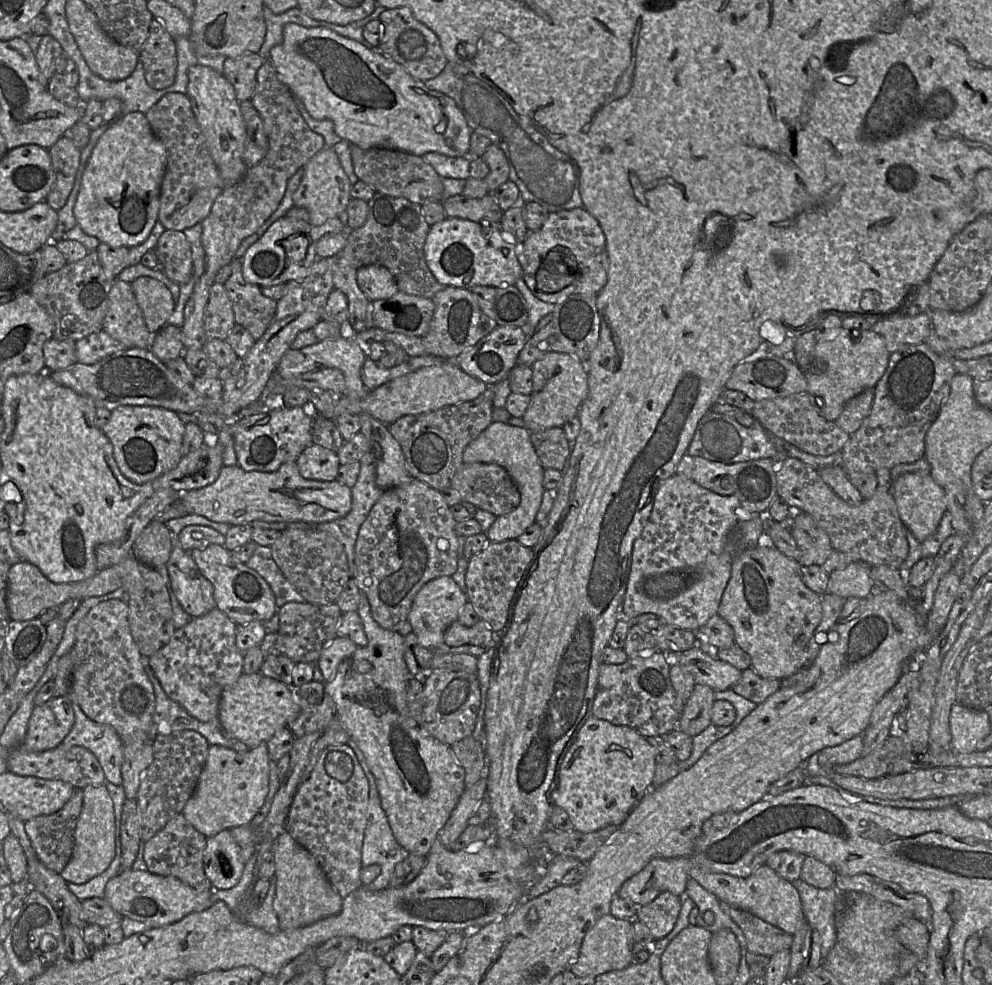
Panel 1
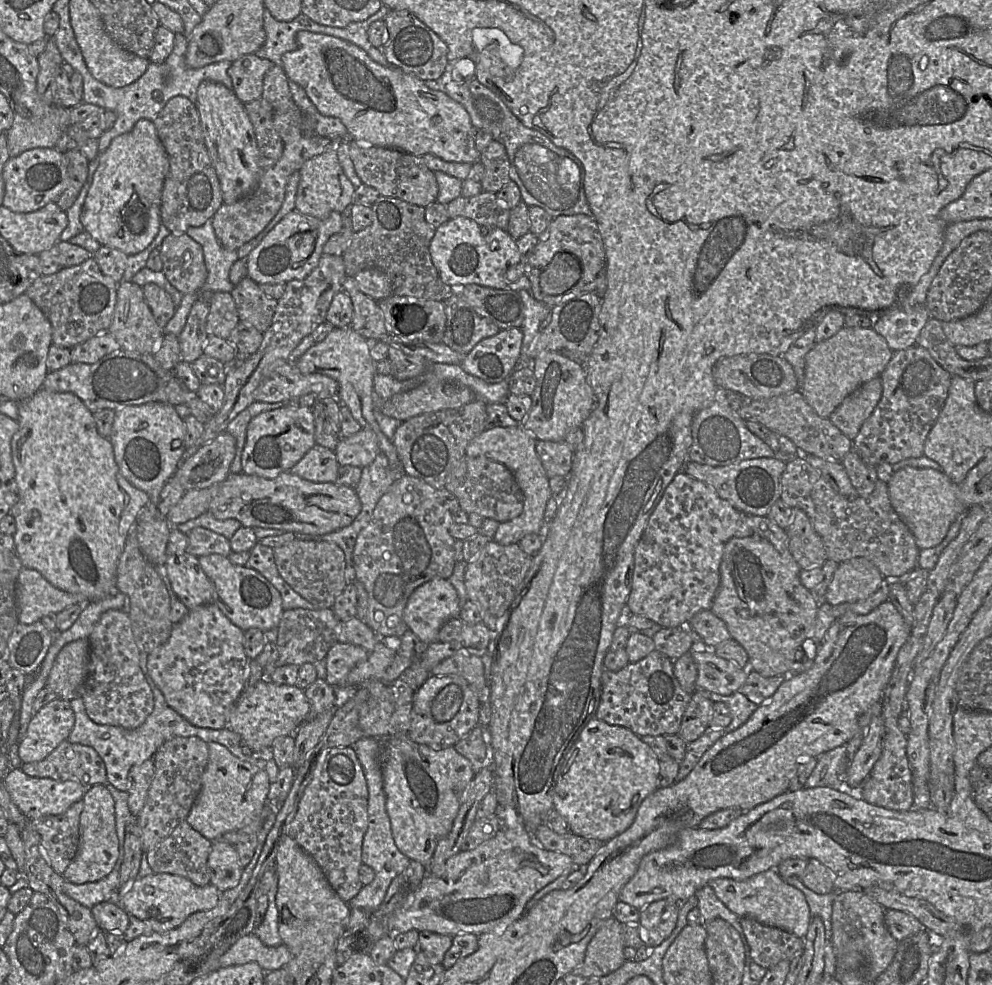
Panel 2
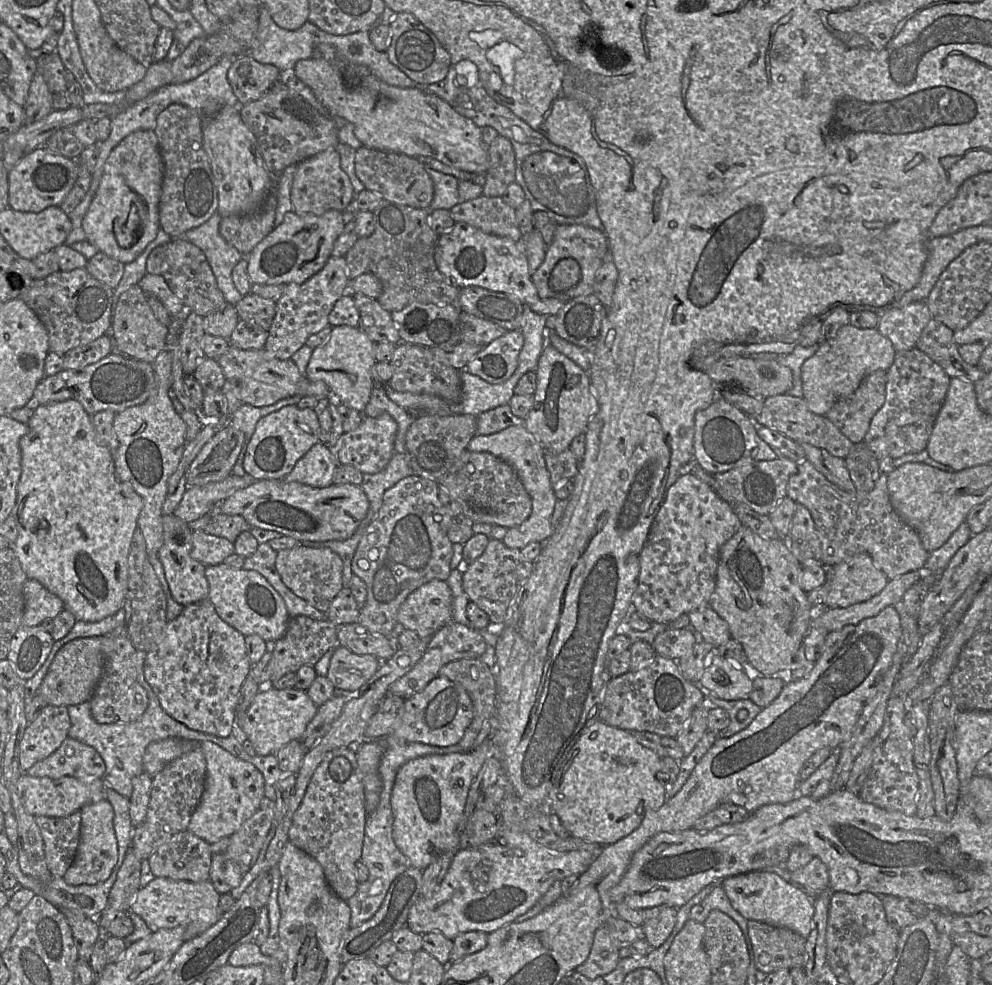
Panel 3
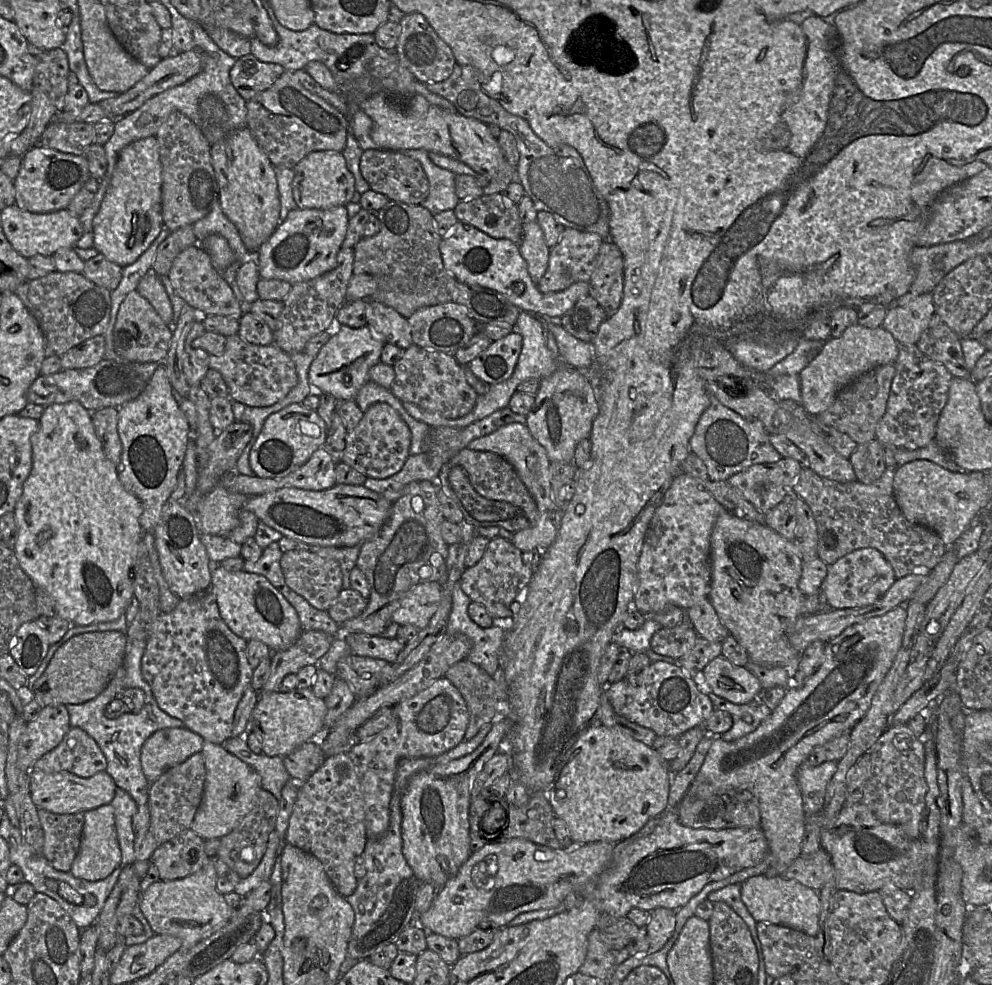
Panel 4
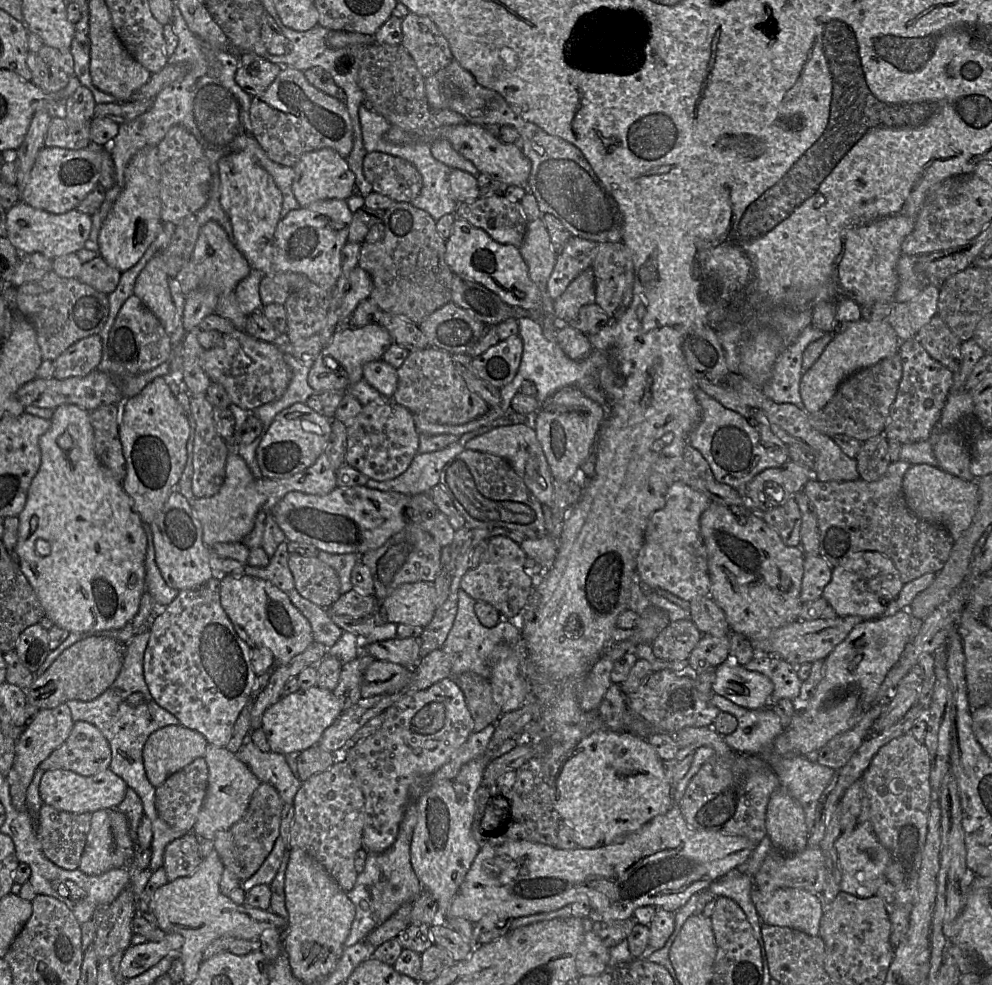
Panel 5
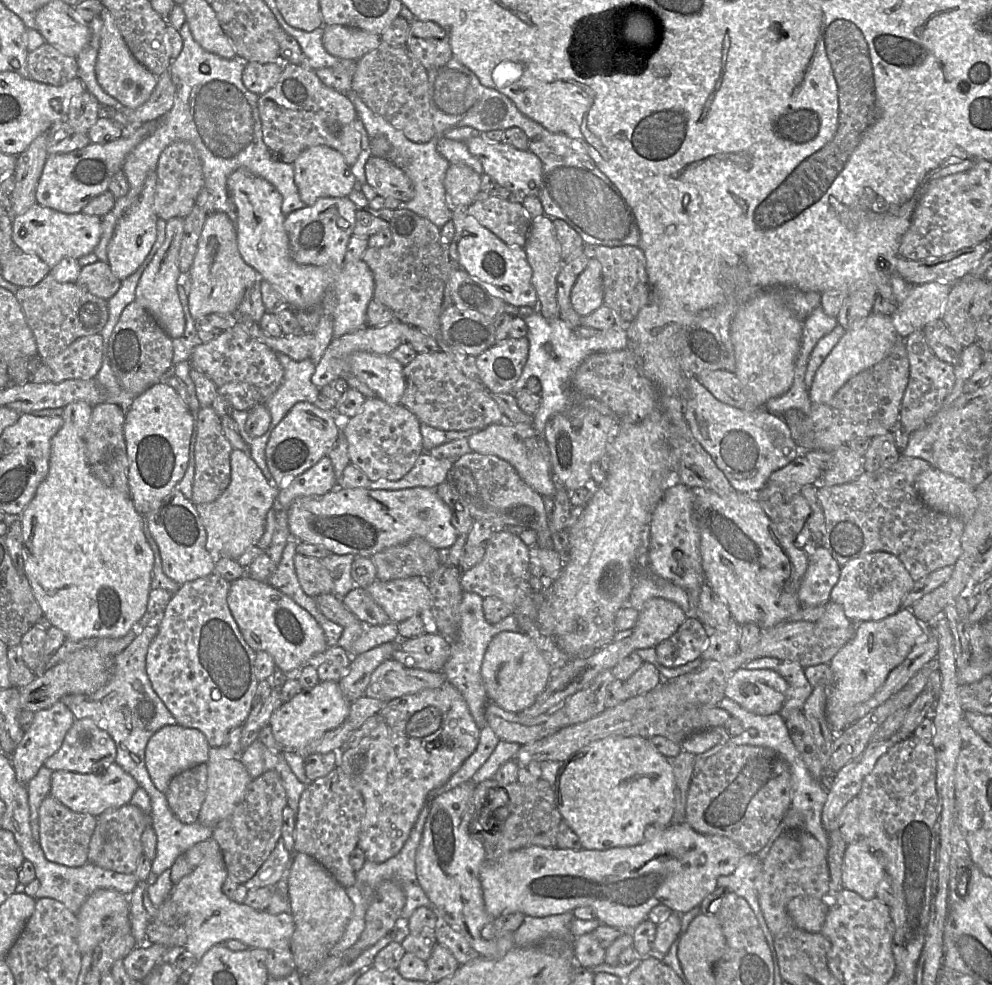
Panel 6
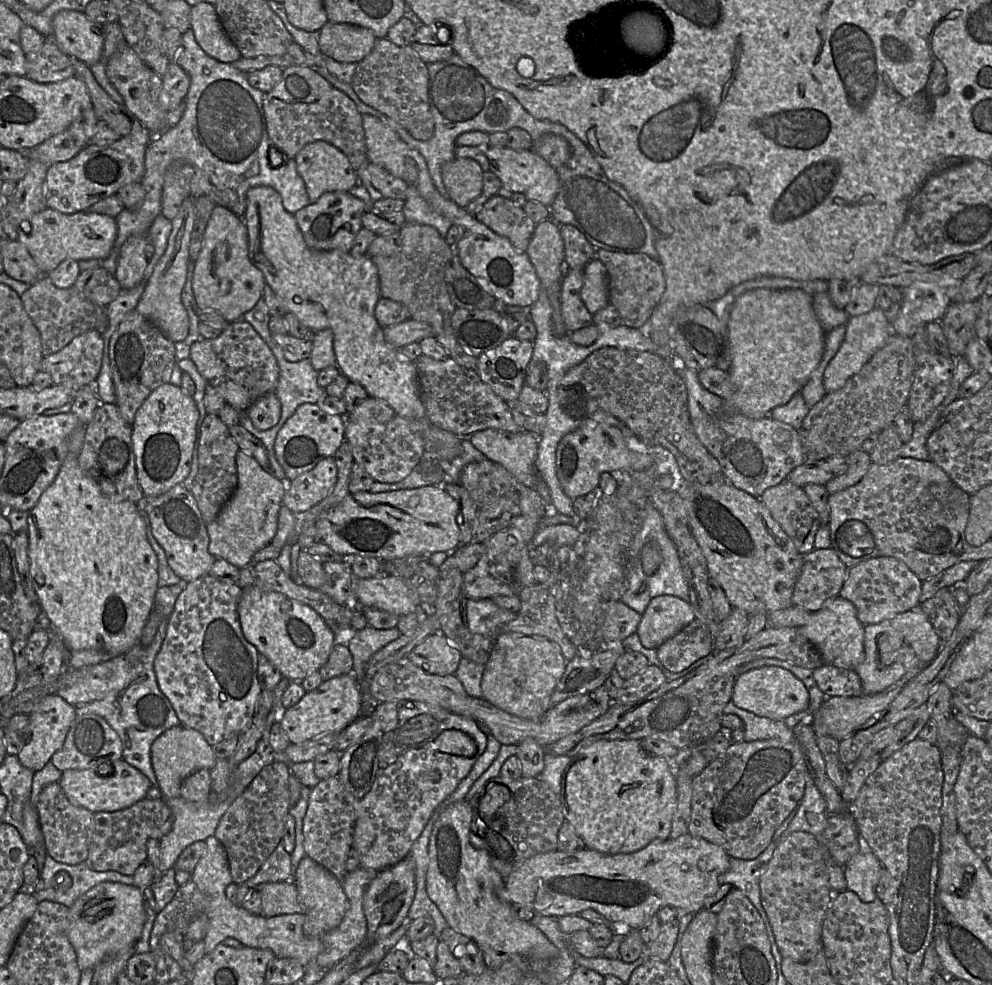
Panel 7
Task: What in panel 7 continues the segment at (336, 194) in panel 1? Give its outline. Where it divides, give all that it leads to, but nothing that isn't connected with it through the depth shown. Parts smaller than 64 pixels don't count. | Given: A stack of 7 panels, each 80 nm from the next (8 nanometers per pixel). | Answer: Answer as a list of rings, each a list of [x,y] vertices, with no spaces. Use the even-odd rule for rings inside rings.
[[[325,141],[304,146],[297,153],[295,162],[311,204],[324,193],[348,192],[357,183],[356,171],[347,156]]]

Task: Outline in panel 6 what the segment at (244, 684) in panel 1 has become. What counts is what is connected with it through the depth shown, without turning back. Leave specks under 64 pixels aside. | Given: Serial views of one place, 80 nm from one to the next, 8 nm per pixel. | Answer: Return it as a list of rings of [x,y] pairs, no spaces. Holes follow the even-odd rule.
[[[319,682],[310,690],[302,690],[289,702],[283,703],[271,716],[268,726],[284,751],[304,750],[326,732],[337,728],[347,718],[351,703],[344,697],[339,683]]]

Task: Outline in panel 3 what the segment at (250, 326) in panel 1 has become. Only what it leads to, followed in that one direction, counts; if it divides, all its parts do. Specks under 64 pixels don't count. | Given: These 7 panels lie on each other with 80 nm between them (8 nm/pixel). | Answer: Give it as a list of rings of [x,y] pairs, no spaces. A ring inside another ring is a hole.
[[[252,292],[243,296],[235,304],[235,308],[240,319],[257,325],[267,332],[271,328],[277,311],[276,302]]]

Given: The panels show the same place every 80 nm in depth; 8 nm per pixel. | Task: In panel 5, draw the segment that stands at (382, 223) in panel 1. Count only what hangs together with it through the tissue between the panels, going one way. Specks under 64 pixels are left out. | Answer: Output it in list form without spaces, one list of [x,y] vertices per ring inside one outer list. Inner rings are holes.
[[[394,202],[382,218],[385,226],[384,237],[374,243],[361,243],[358,265],[367,271],[373,281],[373,289],[369,299],[380,310],[401,317],[406,317],[419,325],[434,311],[452,302],[452,278],[454,273],[445,261],[446,240],[436,229],[436,221],[431,215],[416,208],[410,202]]]

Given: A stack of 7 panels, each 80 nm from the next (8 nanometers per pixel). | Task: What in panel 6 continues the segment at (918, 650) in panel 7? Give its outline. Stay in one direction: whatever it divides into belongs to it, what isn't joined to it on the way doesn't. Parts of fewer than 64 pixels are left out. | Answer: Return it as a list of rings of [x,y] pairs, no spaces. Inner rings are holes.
[[[911,608],[898,612],[880,621],[856,623],[855,633],[829,663],[835,681],[828,689],[826,718],[834,733],[841,733],[847,727],[844,711],[869,700],[884,684],[889,673],[900,665],[911,649],[925,639],[929,625],[922,624]]]

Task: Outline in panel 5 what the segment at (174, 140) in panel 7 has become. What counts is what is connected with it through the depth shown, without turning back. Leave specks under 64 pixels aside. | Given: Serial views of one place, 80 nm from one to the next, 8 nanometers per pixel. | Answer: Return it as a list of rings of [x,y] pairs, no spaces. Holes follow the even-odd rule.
[[[176,4],[173,5],[172,26],[173,32],[178,37],[178,45],[169,57],[169,63],[188,63],[189,73],[182,81],[172,83],[156,95],[152,107],[147,112],[129,122],[119,124],[116,137],[103,147],[111,154],[115,174],[118,176],[118,186],[122,191],[125,169],[131,158],[145,146],[158,146],[172,126],[185,127],[202,146],[212,174],[210,196],[207,203],[195,214],[197,222],[202,227],[209,221],[216,221],[235,244],[232,224],[220,203],[218,161],[229,154],[247,151],[271,175],[281,191],[281,219],[291,210],[301,207],[292,191],[294,168],[272,161],[253,136],[249,114],[252,96],[243,91],[235,81],[239,55],[228,49],[212,48],[193,34]]]

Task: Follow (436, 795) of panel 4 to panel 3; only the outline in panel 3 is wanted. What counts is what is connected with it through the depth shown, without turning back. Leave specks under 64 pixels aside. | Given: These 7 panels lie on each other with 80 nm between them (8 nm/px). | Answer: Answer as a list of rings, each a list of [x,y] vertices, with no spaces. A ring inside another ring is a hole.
[[[486,738],[472,751],[427,755],[412,759],[398,769],[390,798],[394,817],[393,840],[401,853],[408,858],[411,866],[423,872],[440,855],[460,850],[460,836],[465,827],[464,810],[469,788],[484,762],[493,753],[494,744],[491,738]]]

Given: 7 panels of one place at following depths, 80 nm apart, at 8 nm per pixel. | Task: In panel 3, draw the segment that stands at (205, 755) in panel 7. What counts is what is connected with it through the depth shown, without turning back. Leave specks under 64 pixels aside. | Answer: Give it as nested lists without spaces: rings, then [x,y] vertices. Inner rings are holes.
[[[167,738],[151,742],[143,754],[142,763],[144,772],[154,777],[168,763],[194,750],[201,743],[182,738]]]

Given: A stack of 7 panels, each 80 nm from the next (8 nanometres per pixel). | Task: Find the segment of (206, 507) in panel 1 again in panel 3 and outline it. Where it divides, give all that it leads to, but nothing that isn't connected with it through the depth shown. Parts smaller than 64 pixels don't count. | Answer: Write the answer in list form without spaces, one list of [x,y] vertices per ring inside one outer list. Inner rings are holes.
[[[283,478],[256,480],[224,499],[219,508],[223,514],[242,516],[251,527],[273,530],[300,541],[322,542],[349,539],[365,518],[369,502],[360,485],[332,484],[325,488],[315,488],[299,482],[286,482]]]

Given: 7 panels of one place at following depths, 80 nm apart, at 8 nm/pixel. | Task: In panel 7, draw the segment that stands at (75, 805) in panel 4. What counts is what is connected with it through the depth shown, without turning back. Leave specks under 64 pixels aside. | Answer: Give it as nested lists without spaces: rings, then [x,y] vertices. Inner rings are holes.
[[[123,759],[112,764],[98,765],[94,769],[63,771],[59,784],[72,804],[92,813],[114,812],[128,808],[146,798],[152,787],[144,774]]]

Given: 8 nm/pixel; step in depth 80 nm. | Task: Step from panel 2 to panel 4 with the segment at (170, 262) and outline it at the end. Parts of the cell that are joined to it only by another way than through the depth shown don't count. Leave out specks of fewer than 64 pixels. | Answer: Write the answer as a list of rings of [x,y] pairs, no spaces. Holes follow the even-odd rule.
[[[198,244],[186,248],[174,259],[167,277],[177,295],[202,316],[231,316],[239,321],[245,314],[245,305],[237,301],[228,283],[213,268],[209,255]]]

